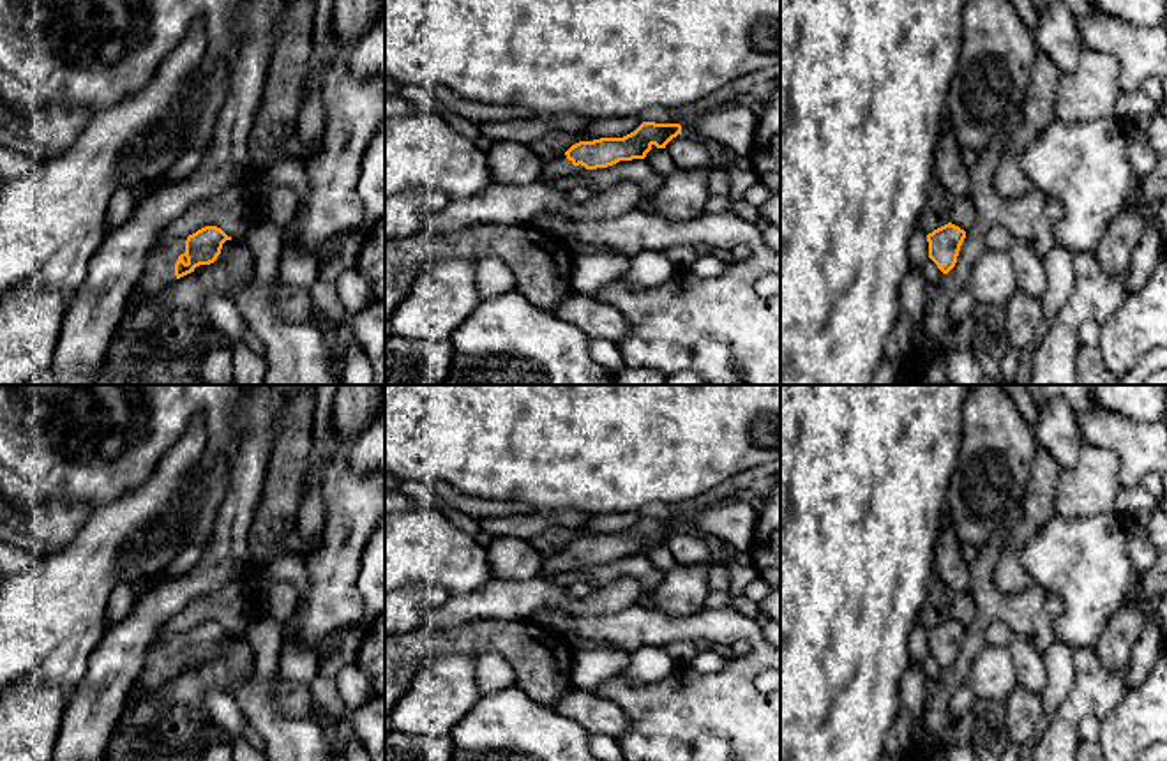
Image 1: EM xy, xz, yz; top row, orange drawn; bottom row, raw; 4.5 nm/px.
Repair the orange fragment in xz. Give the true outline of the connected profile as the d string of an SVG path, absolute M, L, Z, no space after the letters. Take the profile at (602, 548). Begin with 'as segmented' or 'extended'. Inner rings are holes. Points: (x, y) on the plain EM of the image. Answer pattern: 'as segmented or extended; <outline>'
extended; M643 517L623 533L579 537L561 551L546 556L540 576L549 579L558 574L586 569L588 565L607 563L620 556L644 554L653 540L666 544L678 530L681 530L680 519Z

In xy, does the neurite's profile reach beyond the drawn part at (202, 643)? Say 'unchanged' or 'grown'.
grown

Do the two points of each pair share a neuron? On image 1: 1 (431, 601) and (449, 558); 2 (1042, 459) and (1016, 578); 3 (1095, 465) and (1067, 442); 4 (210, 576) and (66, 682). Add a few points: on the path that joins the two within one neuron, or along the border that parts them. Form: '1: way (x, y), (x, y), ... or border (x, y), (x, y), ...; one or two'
1: border (424, 585), (440, 585), (449, 594); two
2: way (1040, 489), (1035, 516), (1014, 548); one
3: border (1084, 444), (1079, 459), (1070, 468), (1060, 468); two
4: border (106, 629), (89, 659), (83, 678), (67, 696); two

